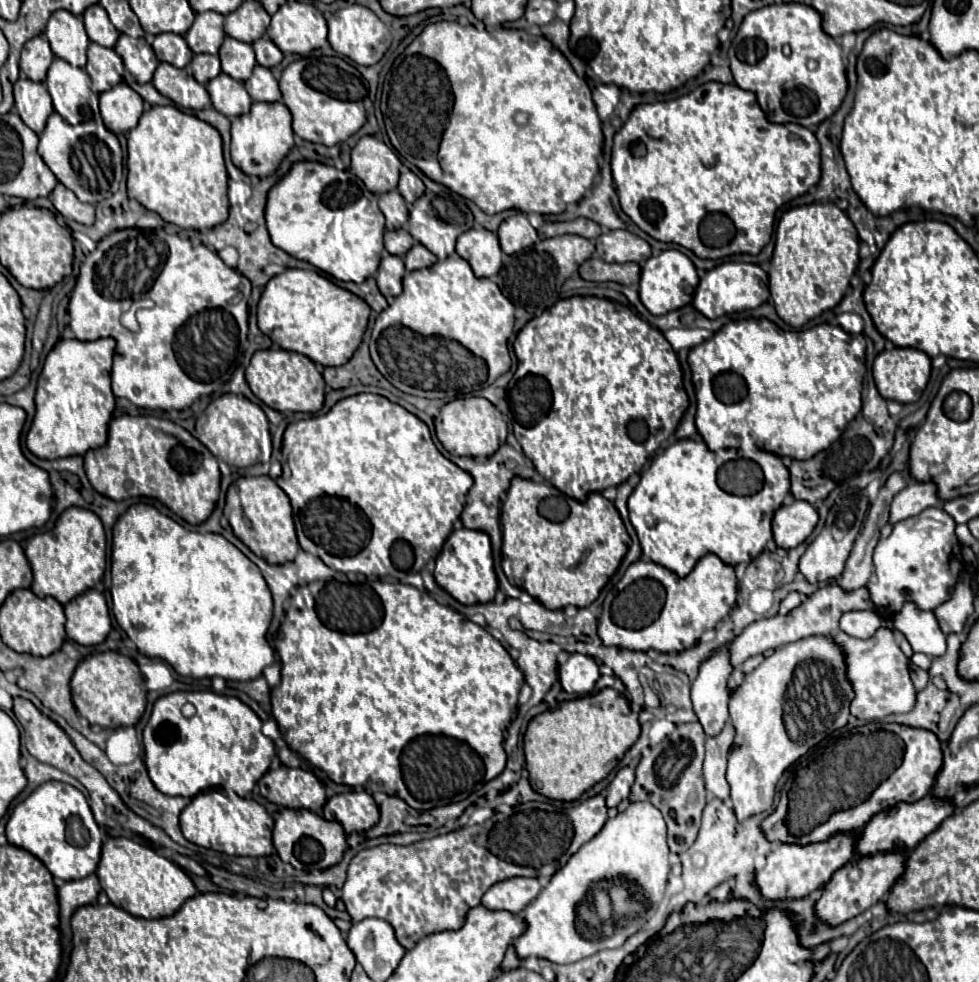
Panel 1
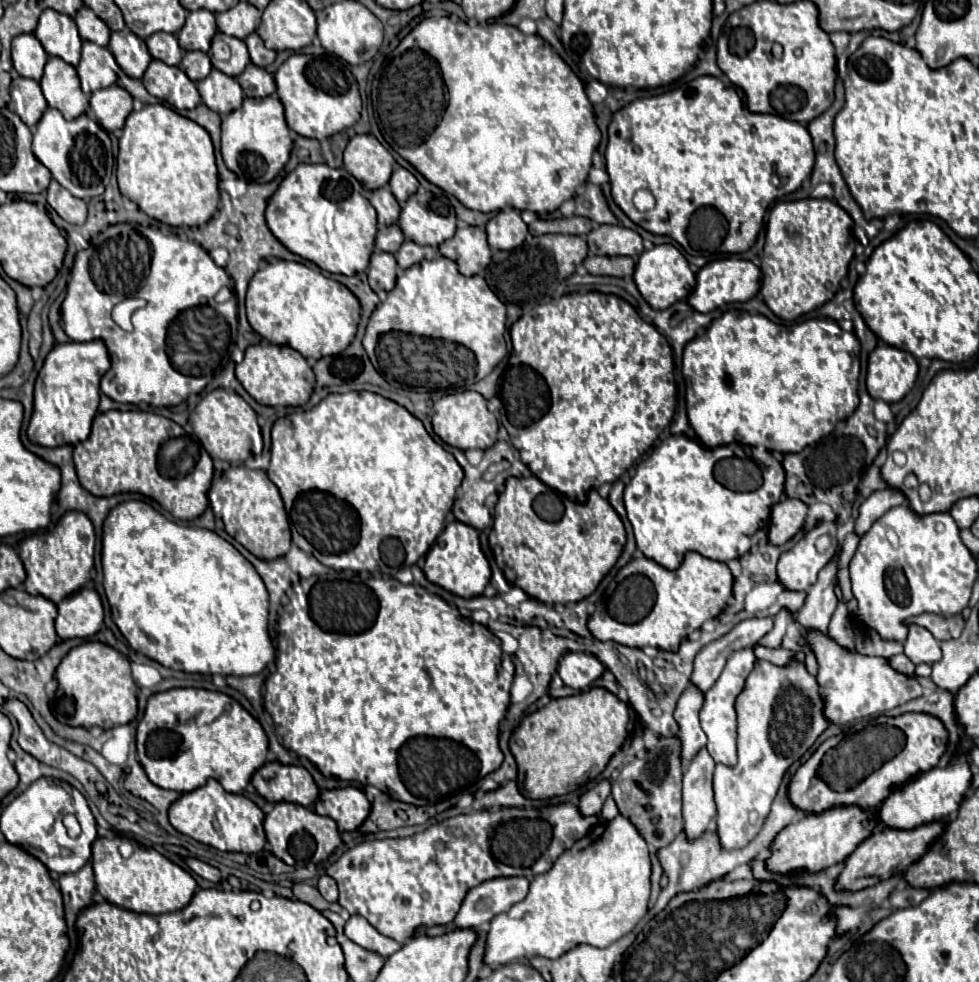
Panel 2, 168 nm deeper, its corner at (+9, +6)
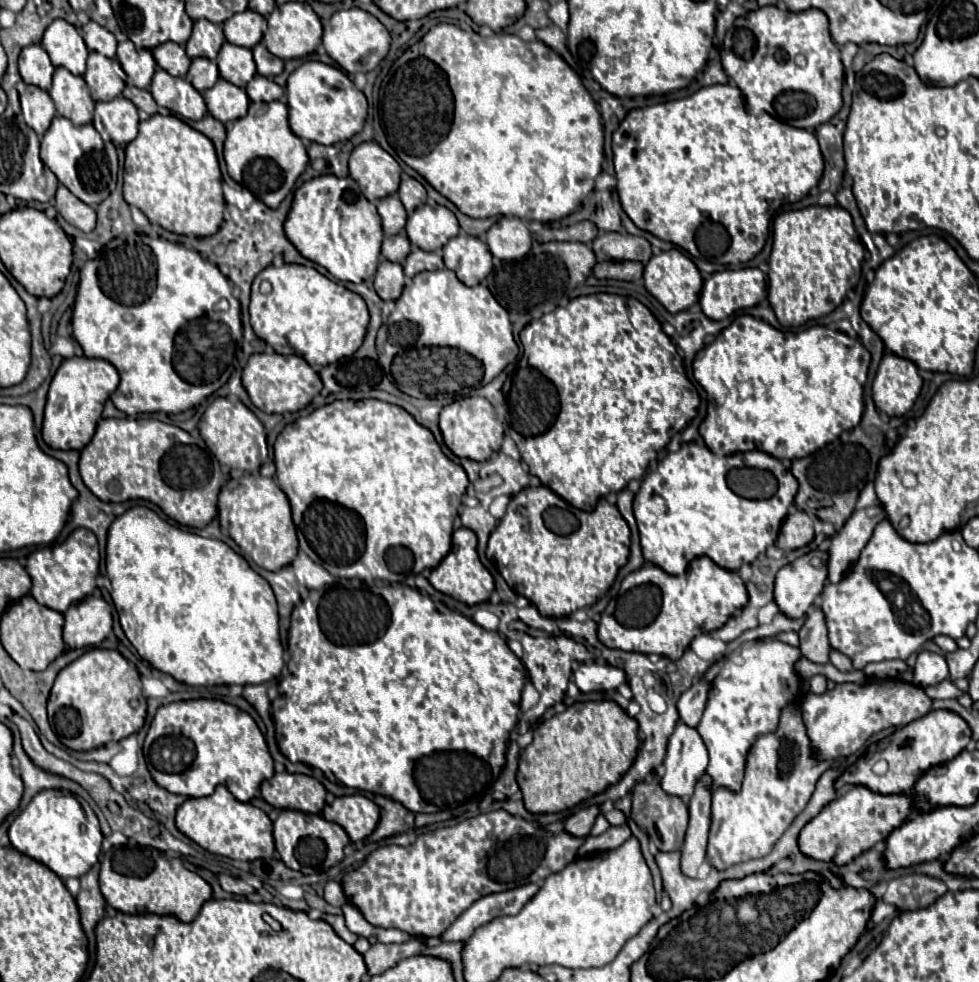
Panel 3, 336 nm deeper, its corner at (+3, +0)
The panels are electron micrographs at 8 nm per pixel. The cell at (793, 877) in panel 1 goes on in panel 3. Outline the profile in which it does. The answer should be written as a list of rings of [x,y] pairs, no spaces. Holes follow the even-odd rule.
[[[855,786],[833,802],[829,802],[811,822],[807,822],[799,834],[799,850],[813,860],[833,862],[845,866],[853,862],[859,854],[871,850],[881,842],[881,834],[889,836],[897,826],[901,826],[913,812],[911,796],[879,796],[865,786]]]

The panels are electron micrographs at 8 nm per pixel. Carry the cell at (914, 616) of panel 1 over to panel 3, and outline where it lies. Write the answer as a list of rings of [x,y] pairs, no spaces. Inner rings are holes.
[[[929,650],[919,652],[917,664],[915,664],[915,678],[913,678],[915,686],[925,688],[929,684],[937,684],[937,682],[945,680],[947,676],[949,676],[947,662],[941,654],[935,654]]]

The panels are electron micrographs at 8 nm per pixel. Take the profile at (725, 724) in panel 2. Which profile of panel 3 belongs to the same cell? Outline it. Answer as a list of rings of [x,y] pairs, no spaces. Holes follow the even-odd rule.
[[[775,638],[755,640],[741,646],[741,660],[727,660],[715,676],[709,700],[697,732],[709,750],[707,774],[713,778],[713,790],[719,786],[739,790],[743,780],[745,758],[757,736],[777,728],[779,712],[787,702],[803,700],[801,678],[795,674],[795,660],[801,656],[799,648],[783,644]]]

